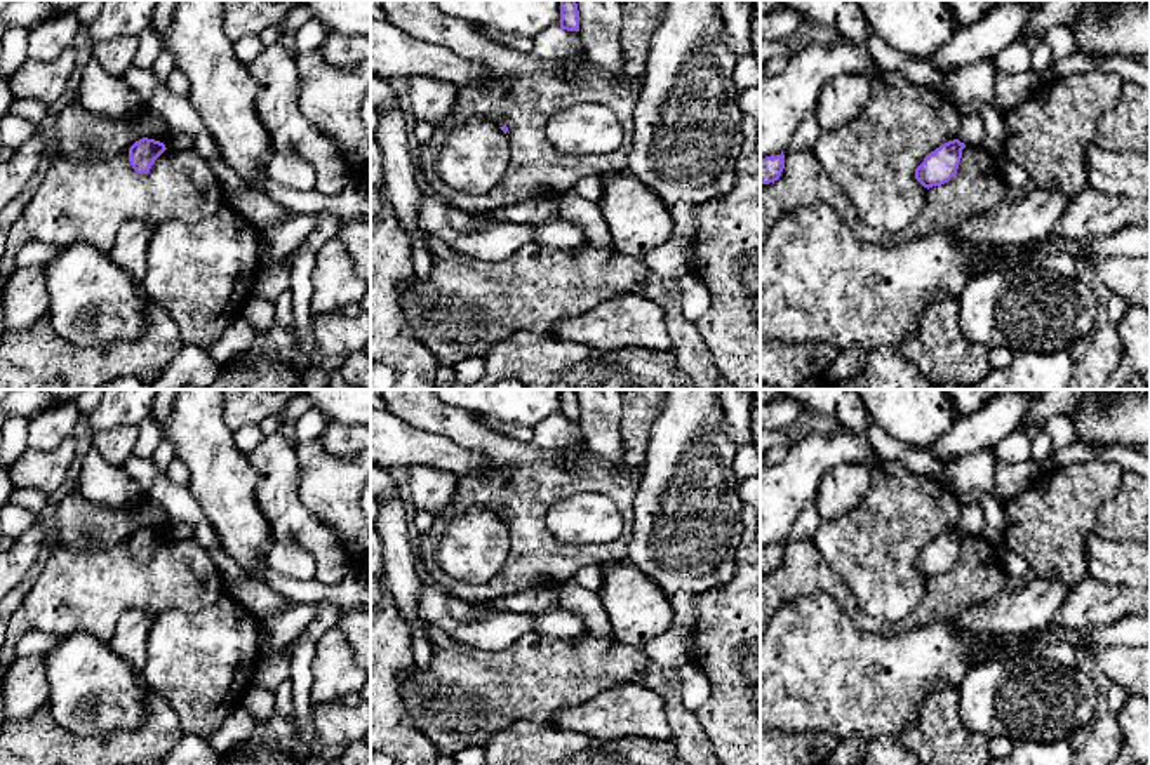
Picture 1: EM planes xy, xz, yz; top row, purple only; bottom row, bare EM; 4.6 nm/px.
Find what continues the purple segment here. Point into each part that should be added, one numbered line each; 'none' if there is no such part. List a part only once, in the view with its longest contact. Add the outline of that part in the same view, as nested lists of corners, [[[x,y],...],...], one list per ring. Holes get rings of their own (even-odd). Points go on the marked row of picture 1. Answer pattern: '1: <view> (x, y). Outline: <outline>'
none

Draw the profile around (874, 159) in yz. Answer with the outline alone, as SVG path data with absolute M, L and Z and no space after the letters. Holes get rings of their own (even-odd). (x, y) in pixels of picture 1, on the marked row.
M882 71L872 82L863 113L846 127L823 130L812 153L866 224L898 233L924 209L927 188L915 179L915 169L931 151L957 139L962 115L945 92L917 87L898 73Z

